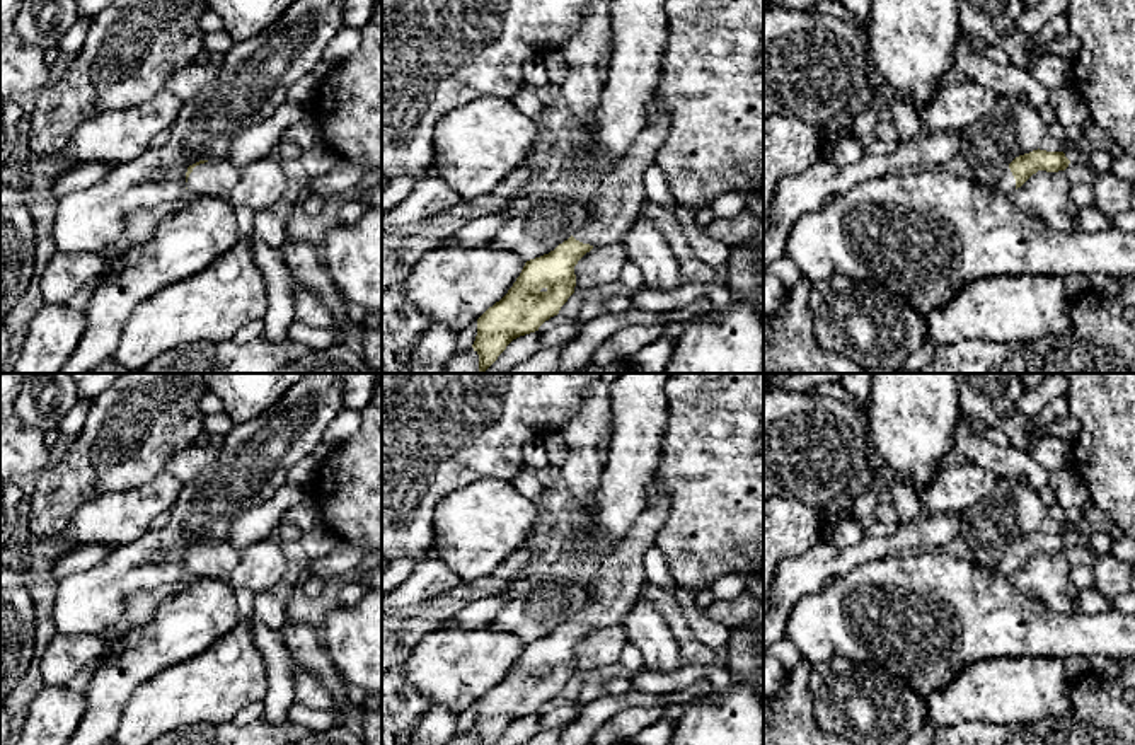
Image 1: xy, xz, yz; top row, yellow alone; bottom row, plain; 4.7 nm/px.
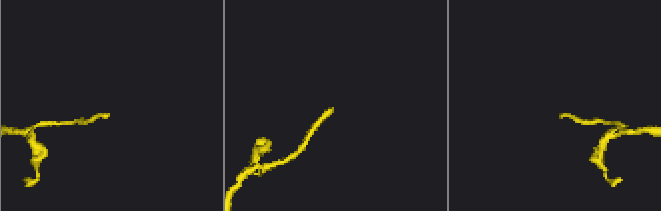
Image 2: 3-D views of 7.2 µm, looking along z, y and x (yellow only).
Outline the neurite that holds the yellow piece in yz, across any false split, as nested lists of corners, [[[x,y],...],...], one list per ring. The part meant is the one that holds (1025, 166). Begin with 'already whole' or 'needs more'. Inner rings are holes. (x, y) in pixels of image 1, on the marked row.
needs more | [[[1033,150],[1016,157],[997,184],[997,191],[1011,193],[1021,188],[1038,170],[1058,172],[1069,167],[1070,160],[1063,152]]]

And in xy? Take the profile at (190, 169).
needs more | [[[199,160],[187,167],[186,188],[193,193],[228,196],[240,177],[240,170],[222,160]]]

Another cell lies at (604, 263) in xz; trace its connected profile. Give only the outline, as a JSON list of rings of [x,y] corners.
[[[622,239],[607,240],[586,252],[574,266],[574,293],[583,295],[591,288],[619,280],[629,263]]]

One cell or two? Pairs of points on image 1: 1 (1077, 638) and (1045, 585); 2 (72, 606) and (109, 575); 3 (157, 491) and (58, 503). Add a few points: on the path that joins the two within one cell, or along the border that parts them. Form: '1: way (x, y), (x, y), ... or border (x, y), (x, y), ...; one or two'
1: border (1025, 597), (1035, 599), (1047, 609), (1077, 612); two
2: way (80, 604), (101, 583); one
3: border (135, 485), (87, 500), (75, 512), (69, 525); two

